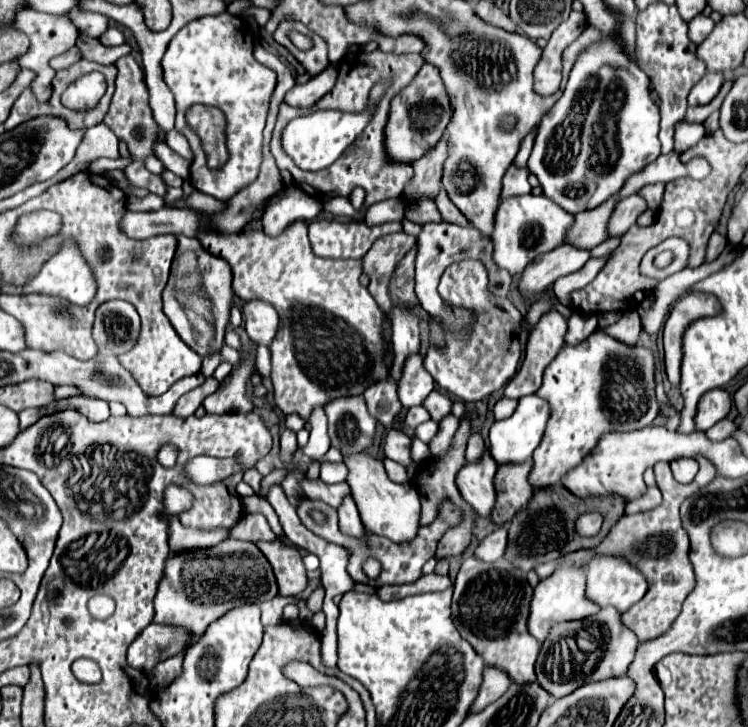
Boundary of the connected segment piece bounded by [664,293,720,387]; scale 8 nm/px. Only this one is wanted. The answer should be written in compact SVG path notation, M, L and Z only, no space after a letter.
M688 293L678 299L664 323L664 361L666 373L674 387L680 385L682 335L692 319L710 317L720 313L720 303L714 295Z

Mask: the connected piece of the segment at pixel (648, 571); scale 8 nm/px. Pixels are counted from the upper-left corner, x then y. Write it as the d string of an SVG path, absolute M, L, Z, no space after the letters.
M696 456L699 463L699 473L692 483L682 485L672 477L670 465L668 463L656 463L654 473L656 473L656 483L658 489L664 497L662 505L636 513L636 515L624 515L612 531L606 535L606 539L594 549L598 553L614 553L614 555L624 555L632 565L636 565L648 579L650 587L648 593L644 595L642 601L638 601L632 609L628 609L622 615L622 623L636 633L636 637L644 643L650 639L656 639L658 635L664 635L672 623L674 617L682 611L684 599L690 595L690 591L696 587L696 575L694 567L688 557L688 535L686 529L682 527L680 519L680 506L685 499L692 496L694 491L698 491L703 486L708 485L716 476L715 467L704 457Z

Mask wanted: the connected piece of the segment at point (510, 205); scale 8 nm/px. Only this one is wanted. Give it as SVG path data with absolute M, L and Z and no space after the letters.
M520 195L504 199L500 201L500 207L496 211L496 227L492 233L494 261L500 269L506 269L514 277L522 275L526 265L534 261L538 255L560 247L572 225L574 217L552 201L550 207L538 207L536 195Z

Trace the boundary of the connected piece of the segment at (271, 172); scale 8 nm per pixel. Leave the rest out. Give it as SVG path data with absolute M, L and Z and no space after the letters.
M264 145L264 161L258 179L234 199L230 199L226 211L212 215L212 225L216 227L216 231L242 231L256 219L256 213L264 209L264 203L282 191L284 181L280 177L280 169L276 167L268 147Z

